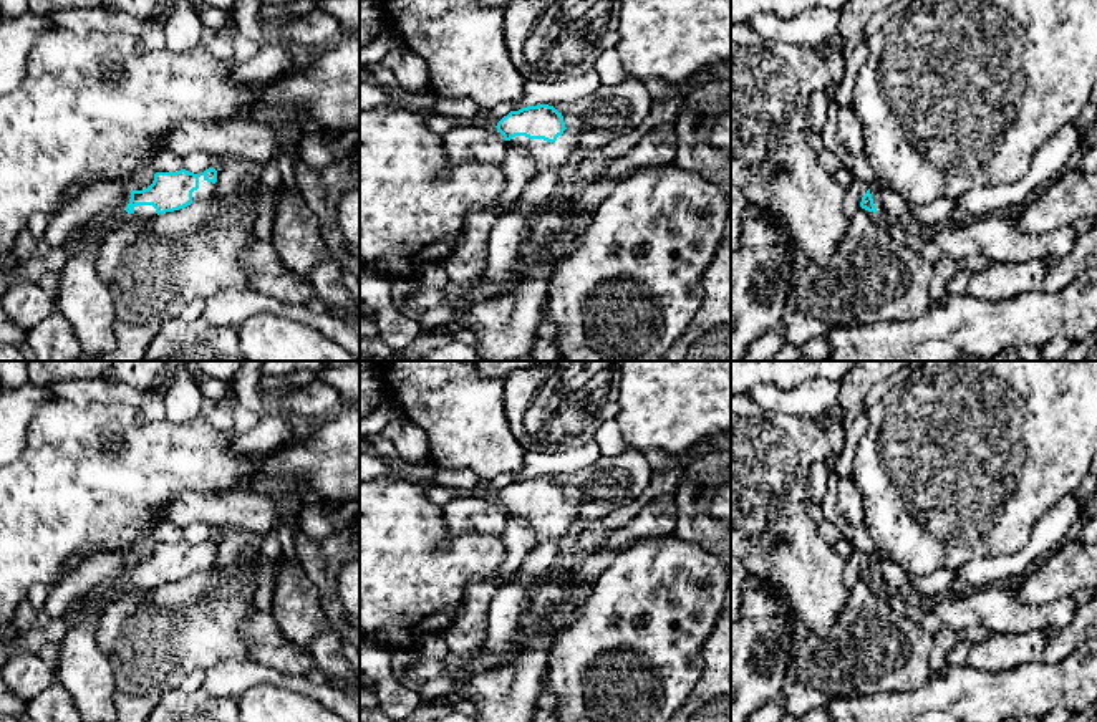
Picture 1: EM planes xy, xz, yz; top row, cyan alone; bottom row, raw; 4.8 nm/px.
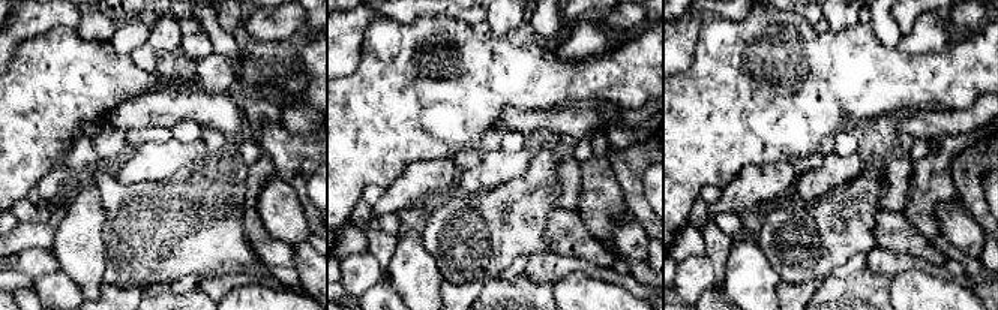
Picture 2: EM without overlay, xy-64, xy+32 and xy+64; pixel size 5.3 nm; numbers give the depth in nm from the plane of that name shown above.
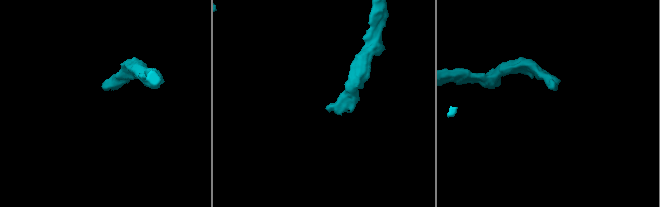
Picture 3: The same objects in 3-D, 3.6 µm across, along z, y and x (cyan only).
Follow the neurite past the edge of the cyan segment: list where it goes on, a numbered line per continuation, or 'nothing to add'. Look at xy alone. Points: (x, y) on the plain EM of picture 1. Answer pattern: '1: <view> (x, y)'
1: xy (206, 558)

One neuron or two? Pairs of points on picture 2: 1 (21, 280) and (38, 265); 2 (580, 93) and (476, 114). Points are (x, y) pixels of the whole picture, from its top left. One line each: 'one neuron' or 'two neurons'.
1: two neurons
2: one neuron

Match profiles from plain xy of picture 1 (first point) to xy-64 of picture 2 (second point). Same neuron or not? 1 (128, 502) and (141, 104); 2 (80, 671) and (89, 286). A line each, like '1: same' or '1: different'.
1: different
2: same

